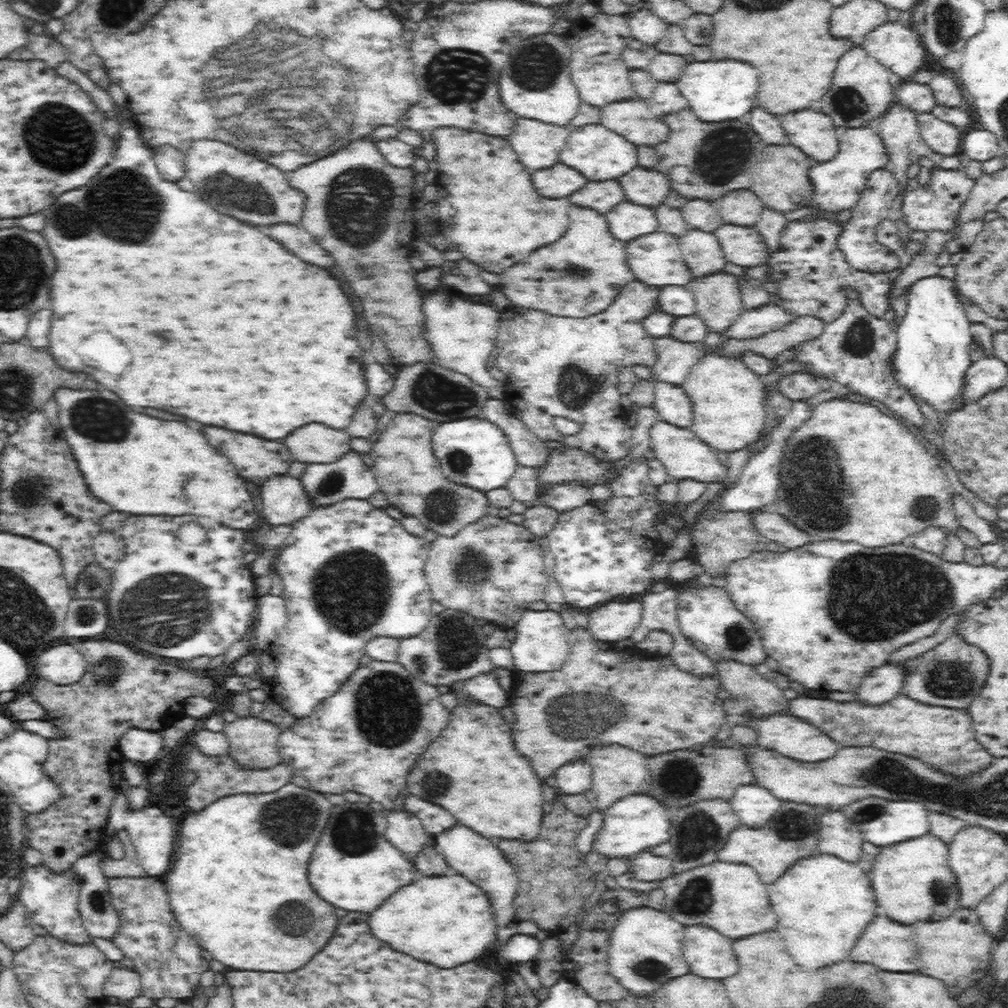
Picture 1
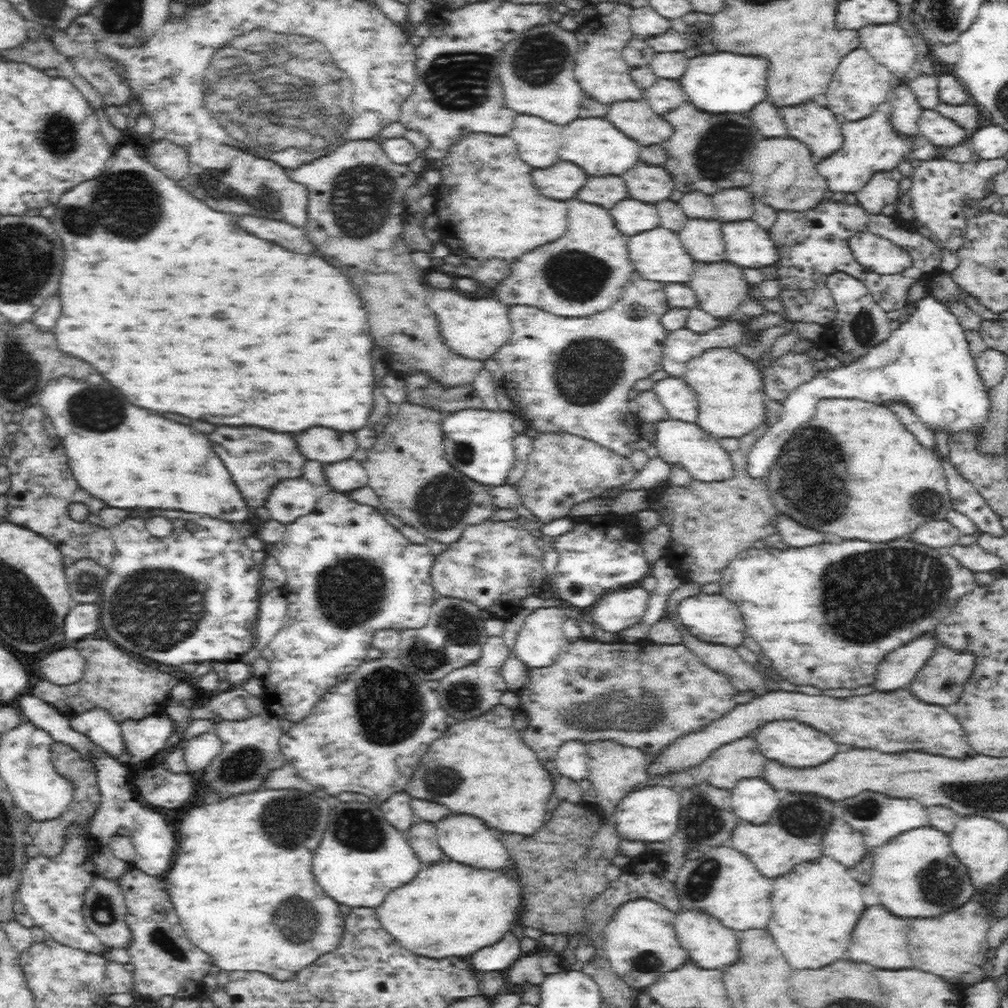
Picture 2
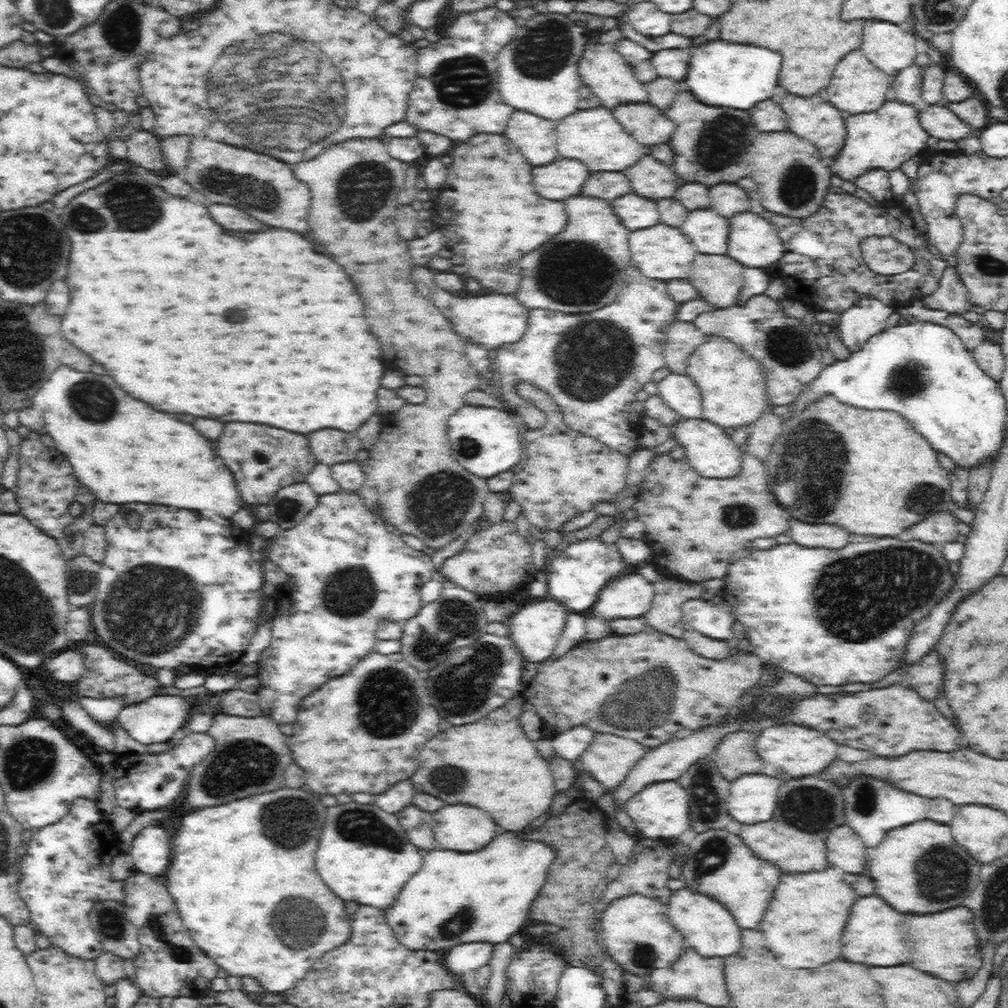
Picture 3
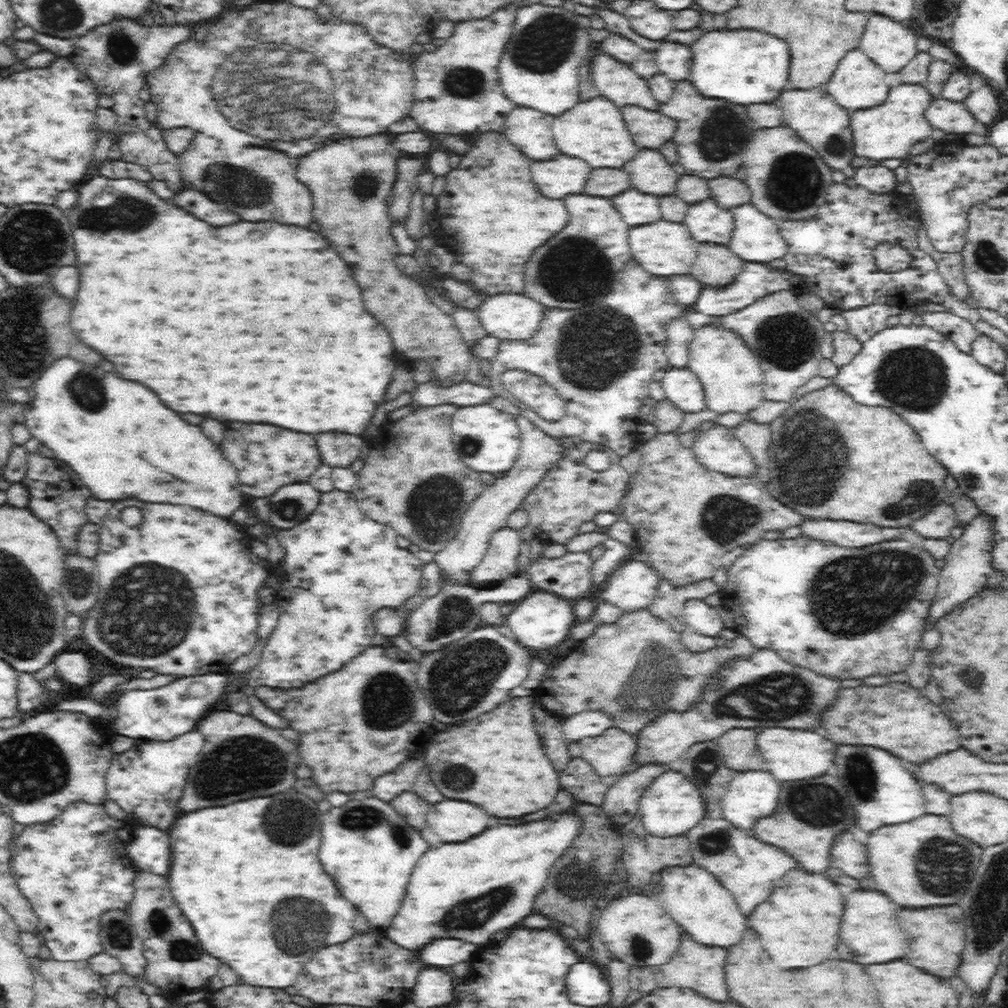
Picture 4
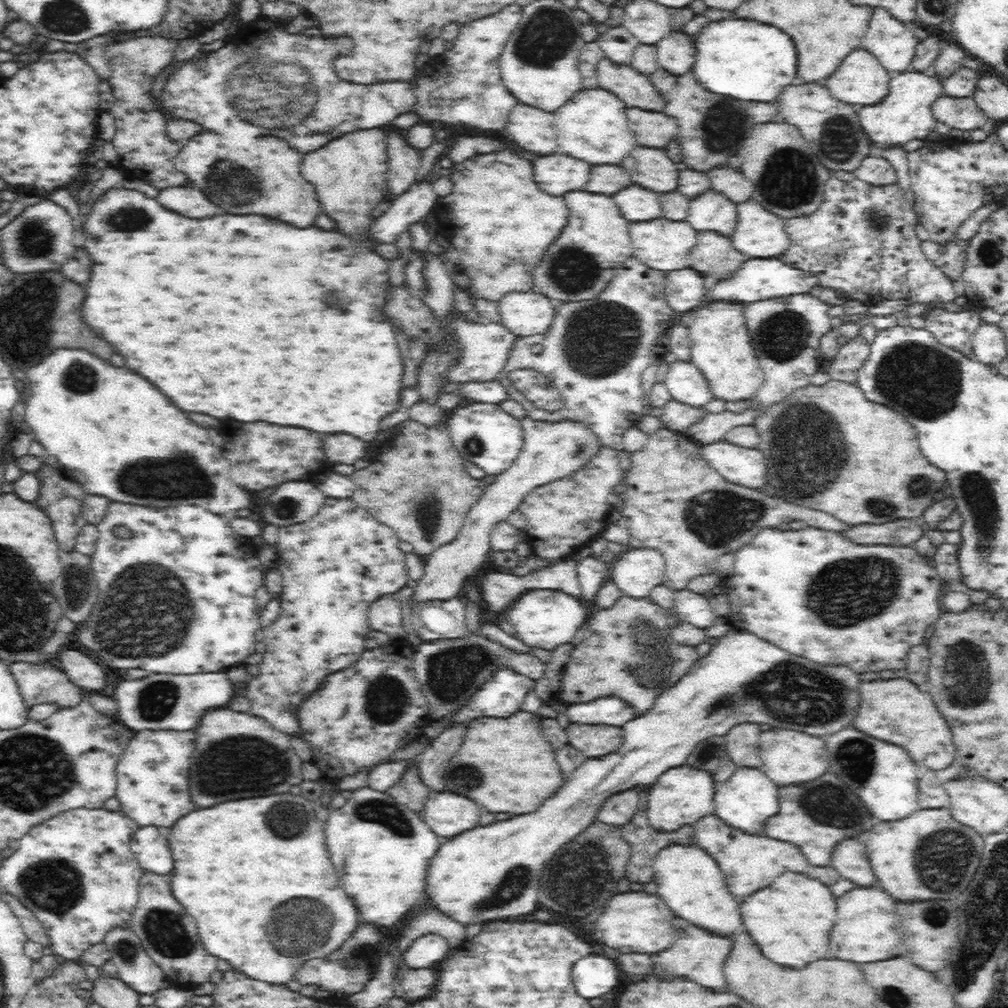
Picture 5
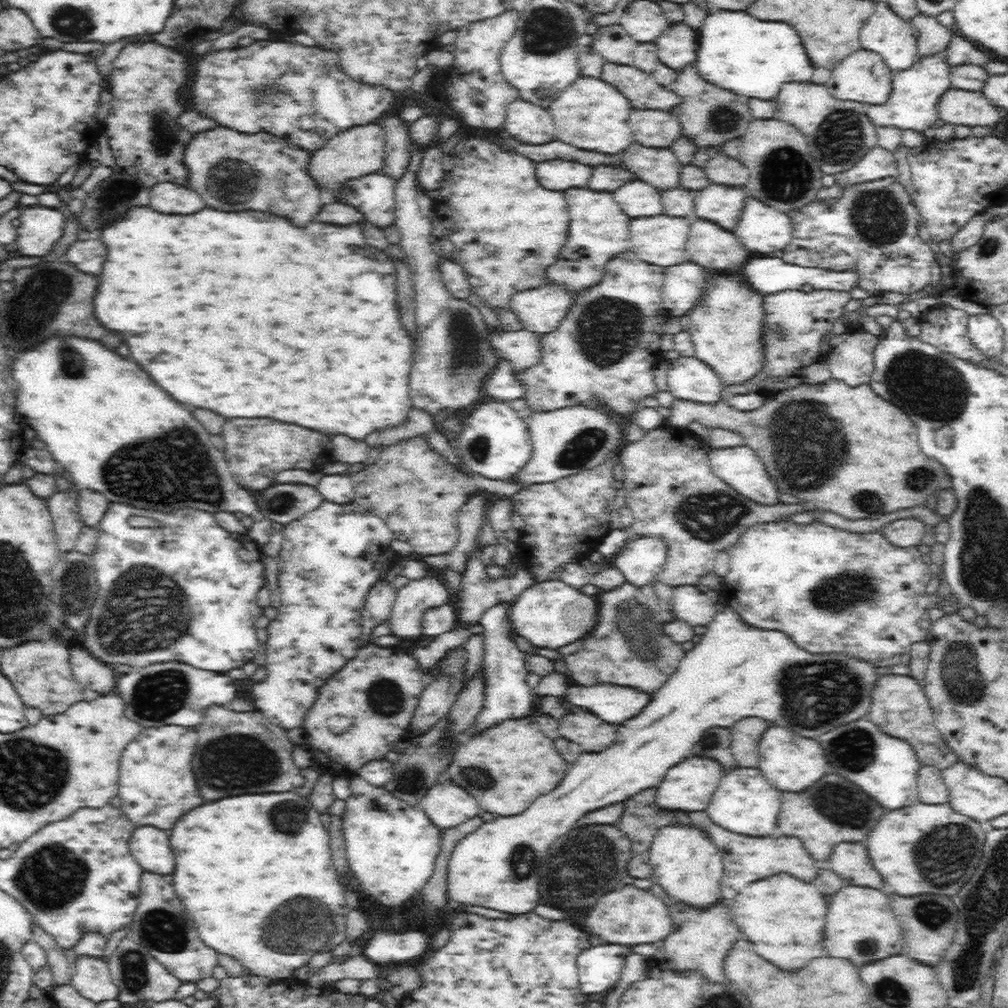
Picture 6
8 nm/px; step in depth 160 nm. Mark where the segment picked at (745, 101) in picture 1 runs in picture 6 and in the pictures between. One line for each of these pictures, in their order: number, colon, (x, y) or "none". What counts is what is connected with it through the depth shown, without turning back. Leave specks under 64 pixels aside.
2: (723, 83)
3: (735, 76)
4: (744, 68)
5: (742, 60)
6: (737, 53)

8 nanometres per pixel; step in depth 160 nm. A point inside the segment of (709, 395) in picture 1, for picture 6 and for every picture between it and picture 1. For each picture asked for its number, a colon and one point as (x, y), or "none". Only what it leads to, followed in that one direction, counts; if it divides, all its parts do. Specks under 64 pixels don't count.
2: (729, 388)
3: (732, 385)
4: (732, 379)
5: (721, 348)
6: (725, 330)

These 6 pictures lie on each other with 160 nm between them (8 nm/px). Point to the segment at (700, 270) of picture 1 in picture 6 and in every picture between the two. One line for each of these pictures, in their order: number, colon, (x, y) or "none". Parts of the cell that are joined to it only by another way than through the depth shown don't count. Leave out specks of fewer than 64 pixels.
2: (702, 240)
3: (708, 232)
4: (708, 224)
5: (712, 212)
6: (721, 205)

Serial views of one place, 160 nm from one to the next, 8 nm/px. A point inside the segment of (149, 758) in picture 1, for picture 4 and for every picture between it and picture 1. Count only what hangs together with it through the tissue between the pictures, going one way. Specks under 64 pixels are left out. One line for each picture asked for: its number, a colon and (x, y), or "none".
2: (144, 738)
3: (157, 720)
4: (145, 715)

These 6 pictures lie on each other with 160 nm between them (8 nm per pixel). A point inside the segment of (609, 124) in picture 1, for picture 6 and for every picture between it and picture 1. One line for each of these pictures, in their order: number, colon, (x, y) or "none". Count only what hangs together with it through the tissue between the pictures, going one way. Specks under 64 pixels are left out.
2: (635, 118)
3: (647, 124)
4: (649, 128)
5: (653, 128)
6: (652, 128)

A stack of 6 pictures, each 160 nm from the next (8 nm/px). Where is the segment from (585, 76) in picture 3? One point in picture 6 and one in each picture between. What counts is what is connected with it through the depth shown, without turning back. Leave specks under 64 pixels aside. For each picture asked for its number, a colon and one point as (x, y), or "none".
4: (615, 81)
5: (634, 89)
6: (639, 87)

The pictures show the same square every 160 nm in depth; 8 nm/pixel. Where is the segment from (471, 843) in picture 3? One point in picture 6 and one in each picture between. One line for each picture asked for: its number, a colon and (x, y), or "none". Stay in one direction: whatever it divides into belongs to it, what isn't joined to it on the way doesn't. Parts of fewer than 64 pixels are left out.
4: (452, 821)
5: (447, 815)
6: (447, 805)

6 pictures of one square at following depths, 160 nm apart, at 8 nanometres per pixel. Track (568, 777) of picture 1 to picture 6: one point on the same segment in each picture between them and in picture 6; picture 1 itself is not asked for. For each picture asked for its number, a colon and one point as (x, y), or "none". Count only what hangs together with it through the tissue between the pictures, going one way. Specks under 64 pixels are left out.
2: (572, 760)
3: (570, 746)
4: (589, 724)
5: (608, 711)
6: (613, 704)

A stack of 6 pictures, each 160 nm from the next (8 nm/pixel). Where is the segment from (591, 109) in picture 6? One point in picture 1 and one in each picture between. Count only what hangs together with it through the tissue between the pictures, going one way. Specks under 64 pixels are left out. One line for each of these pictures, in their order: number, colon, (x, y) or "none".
1: (598, 154)
2: (600, 150)
3: (594, 137)
4: (594, 131)
5: (592, 127)

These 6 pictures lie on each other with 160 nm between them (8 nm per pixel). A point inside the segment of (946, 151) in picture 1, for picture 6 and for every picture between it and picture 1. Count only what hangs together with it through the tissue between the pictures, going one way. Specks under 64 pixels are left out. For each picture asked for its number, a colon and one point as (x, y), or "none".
2: (936, 129)
3: (938, 122)
4: (951, 117)
5: (958, 113)
6: (957, 107)

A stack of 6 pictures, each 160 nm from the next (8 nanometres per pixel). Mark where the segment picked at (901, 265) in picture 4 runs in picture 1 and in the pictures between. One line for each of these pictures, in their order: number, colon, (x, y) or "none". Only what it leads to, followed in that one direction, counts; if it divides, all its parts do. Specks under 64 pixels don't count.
1: (856, 241)
2: (877, 254)
3: (883, 254)

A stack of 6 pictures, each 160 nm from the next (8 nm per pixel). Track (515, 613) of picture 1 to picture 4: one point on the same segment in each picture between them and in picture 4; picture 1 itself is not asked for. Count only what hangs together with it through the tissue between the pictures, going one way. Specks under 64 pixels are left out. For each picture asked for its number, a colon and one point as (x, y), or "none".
2: (494, 565)
3: (497, 562)
4: (500, 562)

